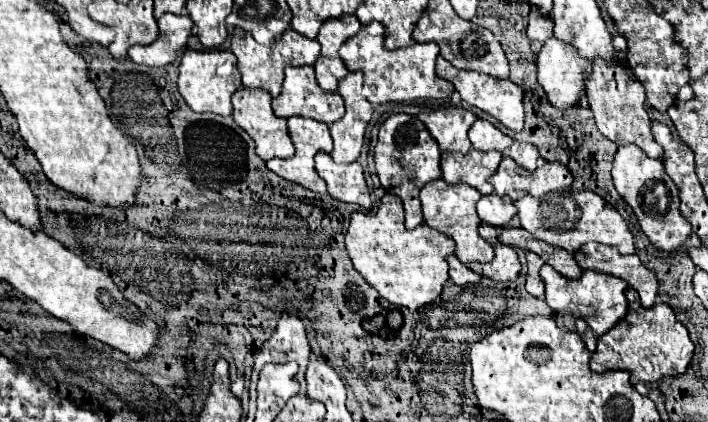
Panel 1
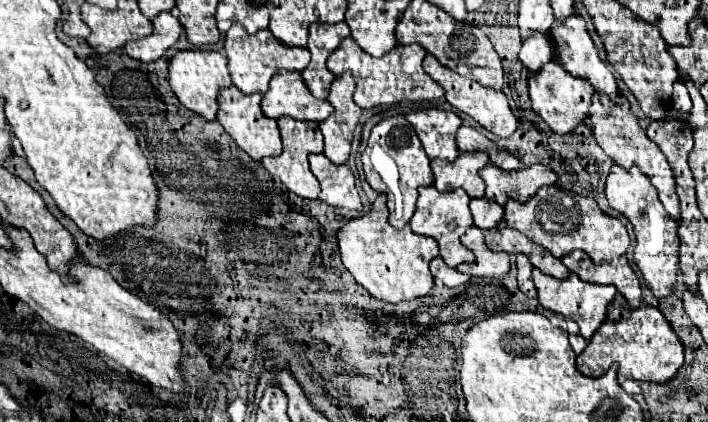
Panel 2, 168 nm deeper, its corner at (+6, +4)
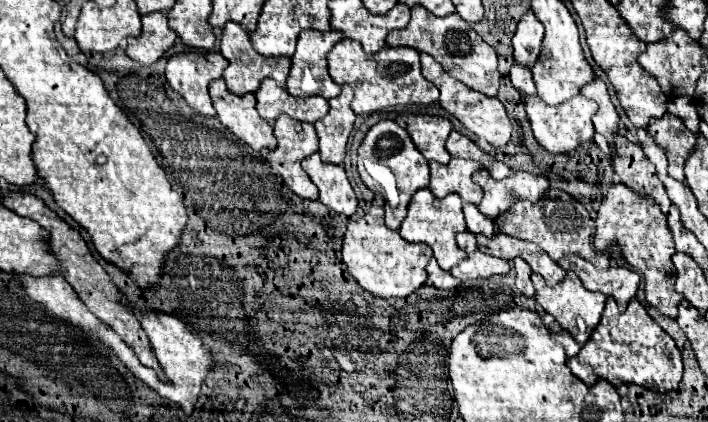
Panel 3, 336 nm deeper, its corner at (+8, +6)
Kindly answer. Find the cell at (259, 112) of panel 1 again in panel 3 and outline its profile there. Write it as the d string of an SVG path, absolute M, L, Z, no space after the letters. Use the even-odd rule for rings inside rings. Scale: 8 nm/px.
M218 78L210 84L210 98L214 102L214 108L218 110L220 122L252 150L276 148L272 126L268 126L258 114L254 94L236 96L226 88L226 82Z

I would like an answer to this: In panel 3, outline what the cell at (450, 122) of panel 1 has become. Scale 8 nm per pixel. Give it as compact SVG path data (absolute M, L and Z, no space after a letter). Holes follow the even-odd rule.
M402 114L396 118L396 122L410 134L412 142L426 160L434 160L438 164L450 162L450 154L444 148L446 138L452 132L450 120L440 116Z

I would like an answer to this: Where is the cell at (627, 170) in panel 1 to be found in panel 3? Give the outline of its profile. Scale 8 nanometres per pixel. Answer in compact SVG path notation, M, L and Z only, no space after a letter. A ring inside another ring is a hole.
M614 184L606 198L602 200L602 206L598 210L596 218L596 236L594 246L598 252L606 252L610 246L618 246L622 258L644 276L646 280L646 300L650 306L658 308L664 316L676 318L678 316L678 304L684 300L676 290L676 270L672 264L674 244L672 244L672 232L668 232L668 226L664 224L664 216L652 200L644 196L636 196L636 192L624 188L622 184Z

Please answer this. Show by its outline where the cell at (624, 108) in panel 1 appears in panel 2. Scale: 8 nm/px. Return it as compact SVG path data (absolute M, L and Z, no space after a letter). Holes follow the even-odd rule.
M594 92L592 96L592 106L590 106L590 118L592 118L592 132L596 142L602 146L602 150L620 166L630 168L632 164L638 164L640 170L654 182L660 202L666 206L666 212L678 220L678 196L674 194L674 176L672 170L668 166L668 160L664 158L662 150L646 136L646 132L642 130L638 116L632 110L622 108L620 104L614 104L610 108L610 112L606 112L606 108L600 102L600 94Z

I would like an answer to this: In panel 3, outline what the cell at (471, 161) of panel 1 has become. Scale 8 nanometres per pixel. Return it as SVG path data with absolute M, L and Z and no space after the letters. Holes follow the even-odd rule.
M452 158L446 166L430 162L430 192L438 198L444 198L452 192L460 194L470 204L478 204L482 200L480 186L472 182L472 174L480 170L480 164L474 160Z

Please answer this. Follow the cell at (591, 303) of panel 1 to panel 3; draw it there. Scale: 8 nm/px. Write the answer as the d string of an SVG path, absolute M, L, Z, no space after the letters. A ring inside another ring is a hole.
M566 272L566 278L560 284L552 286L552 288L548 288L544 284L544 280L540 280L540 276L532 274L532 284L536 288L536 296L534 298L544 308L544 312L554 316L554 320L582 346L588 340L588 336L592 334L592 330L596 328L596 324L600 322L606 296L600 294L600 292L588 292L580 284L580 278L574 272Z

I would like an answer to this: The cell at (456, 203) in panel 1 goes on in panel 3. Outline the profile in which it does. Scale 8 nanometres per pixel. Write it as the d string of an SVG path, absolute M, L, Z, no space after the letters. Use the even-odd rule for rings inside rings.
M422 188L412 196L408 204L408 216L404 218L398 232L406 242L430 246L434 252L434 258L438 260L438 266L442 270L450 270L454 264L466 258L466 252L456 246L456 234L464 230L466 230L466 224L464 224L464 214L462 214L462 198L456 194L448 194L446 198L440 200L432 196L428 188Z

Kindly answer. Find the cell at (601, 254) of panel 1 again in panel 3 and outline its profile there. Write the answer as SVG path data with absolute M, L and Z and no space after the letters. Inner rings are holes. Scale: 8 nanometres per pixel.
M564 256L558 260L564 270L572 270L590 292L602 292L612 296L620 310L628 306L628 302L636 296L640 276L622 266L610 266L608 270L594 268L588 260L580 256Z

